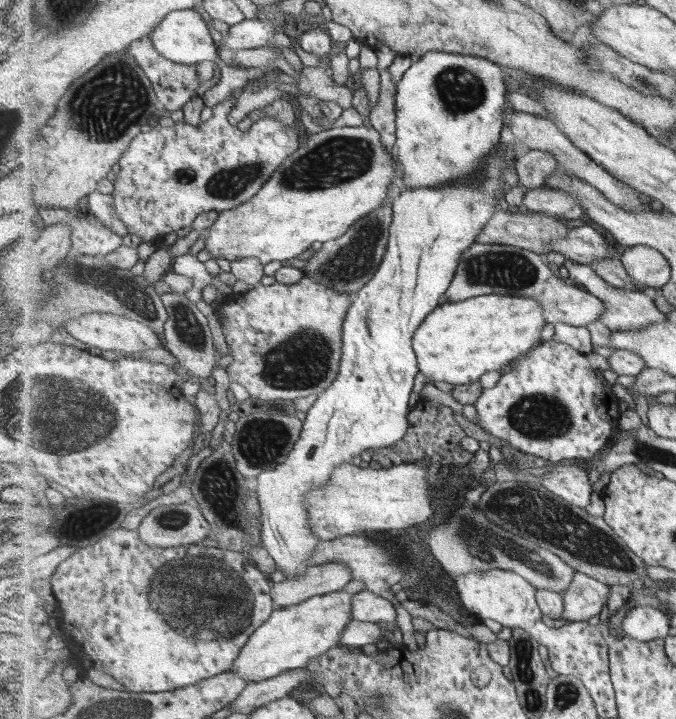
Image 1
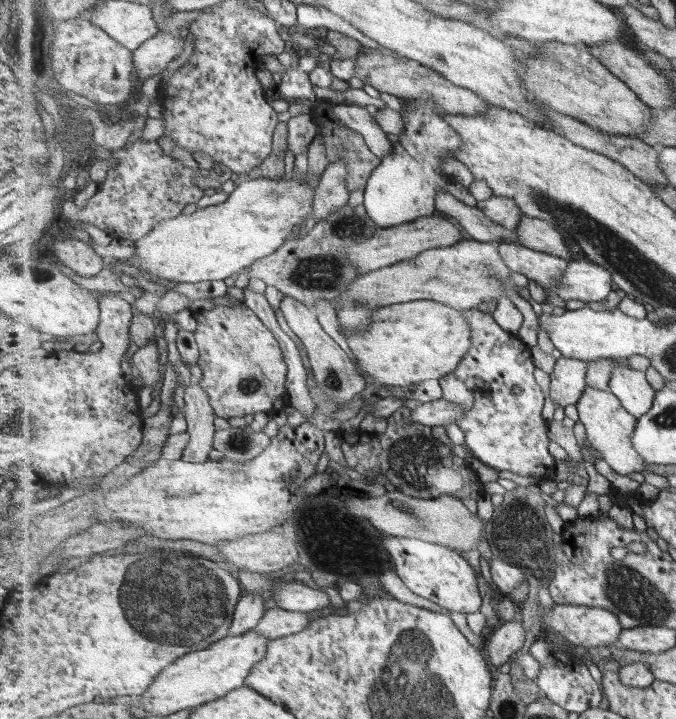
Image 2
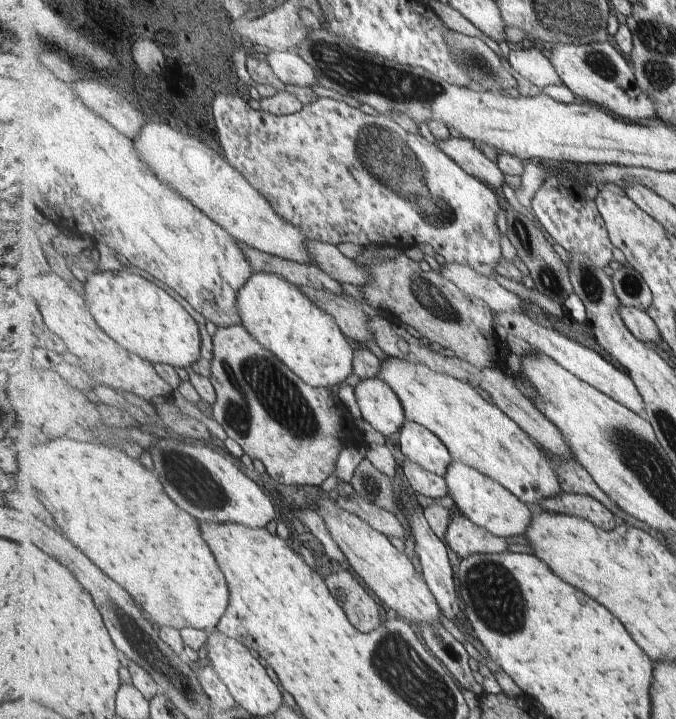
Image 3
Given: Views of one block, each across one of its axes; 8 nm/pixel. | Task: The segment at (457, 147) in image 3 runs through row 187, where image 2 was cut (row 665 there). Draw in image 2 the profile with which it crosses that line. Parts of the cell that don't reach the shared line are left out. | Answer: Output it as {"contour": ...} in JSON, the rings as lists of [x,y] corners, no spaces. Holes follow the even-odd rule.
{"contour":[[[521,620],[504,623],[494,630],[484,645],[487,661],[493,666],[503,666],[525,644],[525,626]]]}

